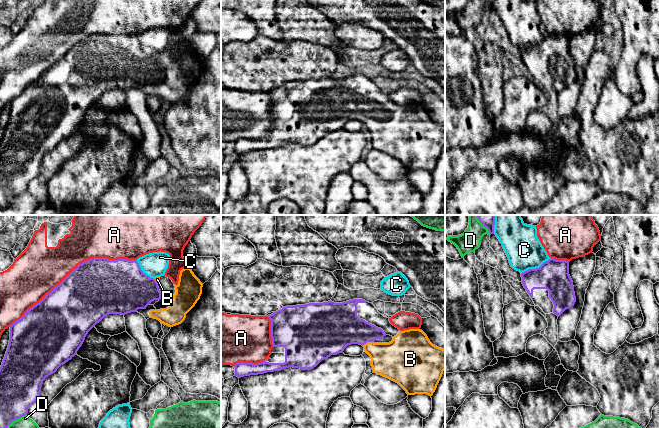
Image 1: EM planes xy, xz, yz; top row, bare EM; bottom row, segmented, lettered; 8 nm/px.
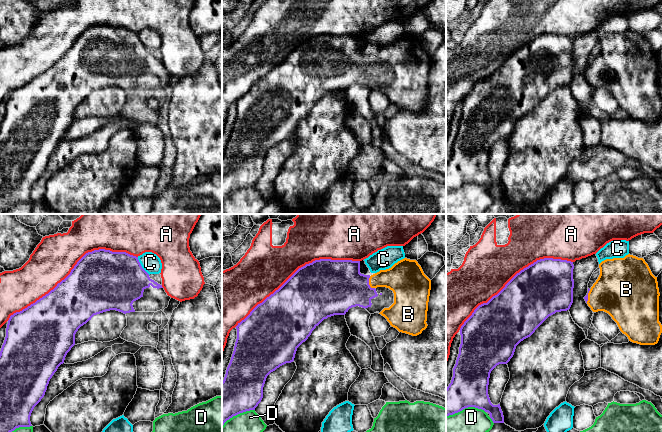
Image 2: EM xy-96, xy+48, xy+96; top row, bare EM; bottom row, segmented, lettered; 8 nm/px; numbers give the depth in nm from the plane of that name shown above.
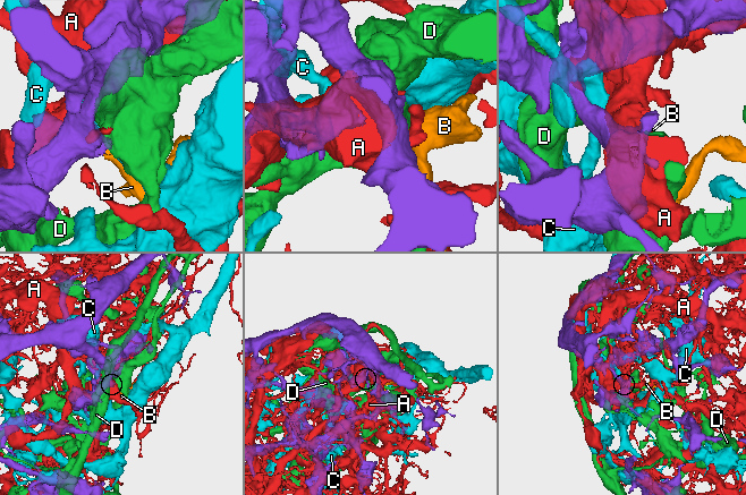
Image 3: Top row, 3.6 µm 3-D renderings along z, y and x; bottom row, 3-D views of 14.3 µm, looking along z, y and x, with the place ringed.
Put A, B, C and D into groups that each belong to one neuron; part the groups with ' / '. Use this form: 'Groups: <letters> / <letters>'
Groups: A / B / C / D

